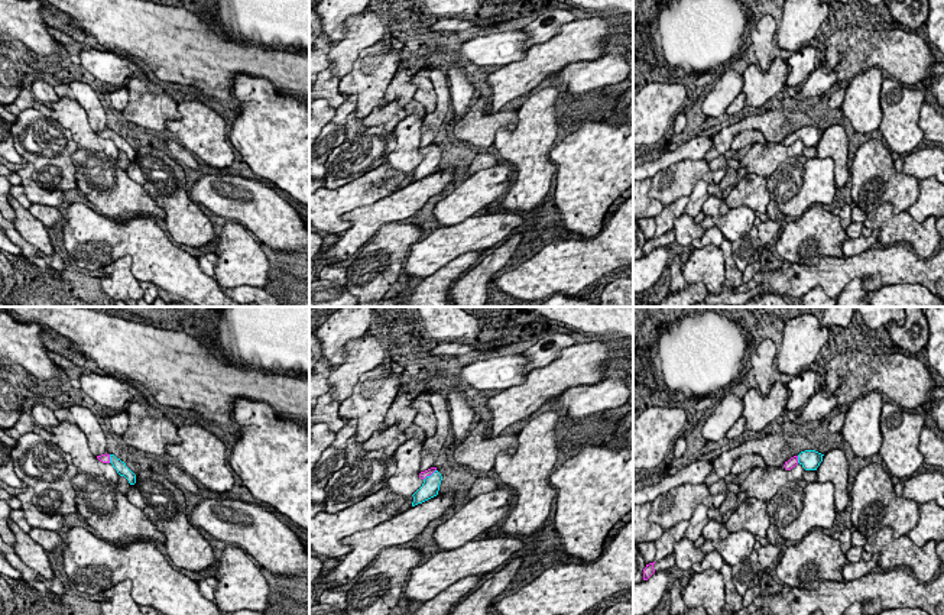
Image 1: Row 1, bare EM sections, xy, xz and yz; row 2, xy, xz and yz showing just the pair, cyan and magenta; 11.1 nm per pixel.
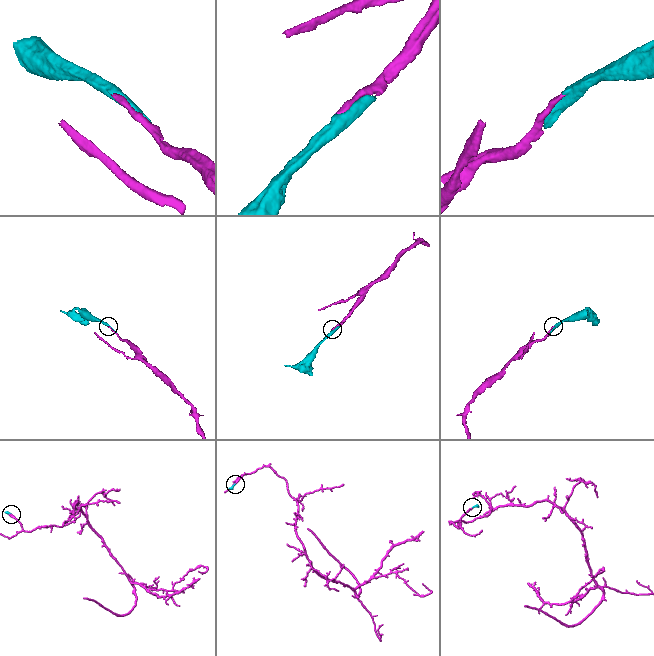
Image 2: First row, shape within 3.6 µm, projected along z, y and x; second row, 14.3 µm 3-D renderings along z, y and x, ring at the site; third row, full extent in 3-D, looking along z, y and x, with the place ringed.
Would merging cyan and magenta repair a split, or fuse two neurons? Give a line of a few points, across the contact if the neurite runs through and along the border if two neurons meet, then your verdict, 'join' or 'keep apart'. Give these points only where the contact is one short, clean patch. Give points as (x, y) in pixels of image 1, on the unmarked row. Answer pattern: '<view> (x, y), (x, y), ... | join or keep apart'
join

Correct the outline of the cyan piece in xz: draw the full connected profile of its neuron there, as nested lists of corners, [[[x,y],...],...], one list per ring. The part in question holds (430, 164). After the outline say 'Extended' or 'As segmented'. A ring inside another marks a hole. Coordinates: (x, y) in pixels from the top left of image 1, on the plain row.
[[[431,143],[425,148],[419,149],[419,153],[424,156],[422,162],[412,171],[413,178],[412,182],[422,179],[434,172],[438,171],[439,161],[442,156],[441,149],[437,146],[437,143]]]. Extended

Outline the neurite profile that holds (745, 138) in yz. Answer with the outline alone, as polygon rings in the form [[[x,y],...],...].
[[[743,130],[743,132],[740,132],[734,136],[734,139],[730,145],[730,149],[739,150],[739,149],[743,149],[747,145],[753,146],[756,143],[760,143],[760,145],[766,143],[762,132],[759,132],[759,130]]]

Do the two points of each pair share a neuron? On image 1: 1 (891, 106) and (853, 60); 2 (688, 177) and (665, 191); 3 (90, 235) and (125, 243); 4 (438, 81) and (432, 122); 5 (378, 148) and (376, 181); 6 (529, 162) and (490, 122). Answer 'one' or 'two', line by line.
1: two
2: one
3: one
4: one
5: two
6: two

